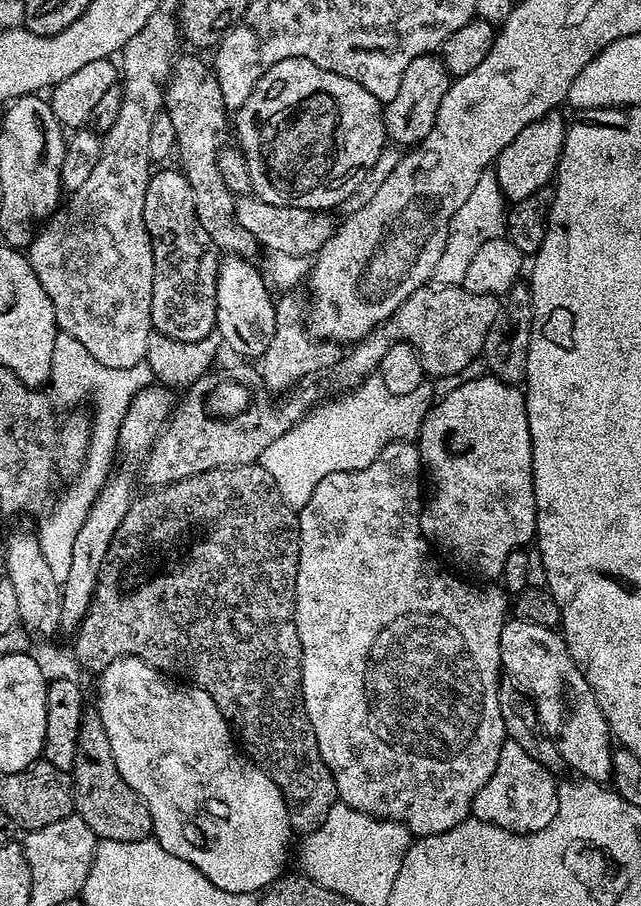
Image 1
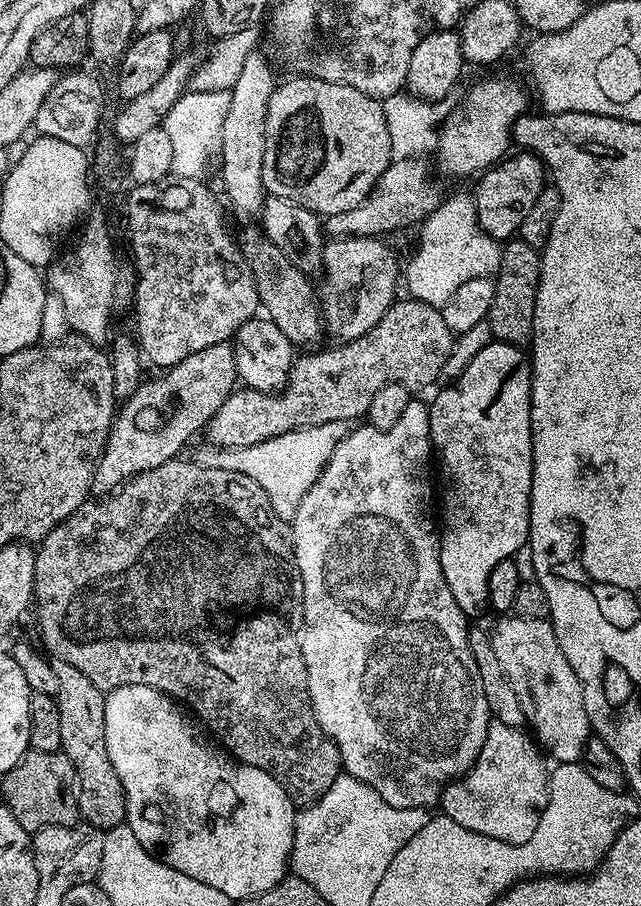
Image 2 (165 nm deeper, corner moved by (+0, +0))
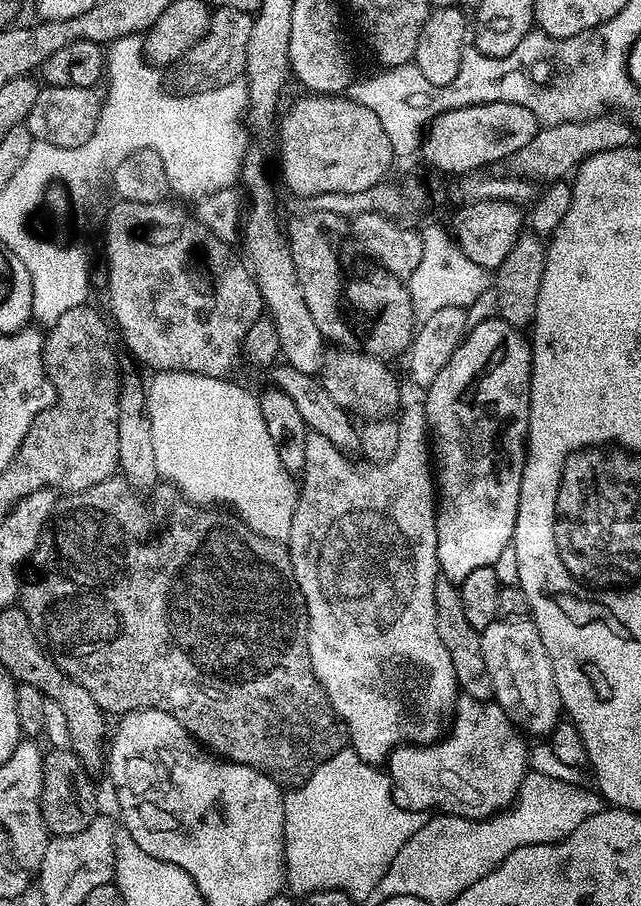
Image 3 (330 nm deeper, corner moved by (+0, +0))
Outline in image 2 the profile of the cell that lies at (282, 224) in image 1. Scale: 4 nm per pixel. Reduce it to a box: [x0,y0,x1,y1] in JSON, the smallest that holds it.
[323,158,442,237]

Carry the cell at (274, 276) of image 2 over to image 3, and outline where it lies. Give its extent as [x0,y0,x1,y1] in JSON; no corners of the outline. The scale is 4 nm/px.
[318,346,401,421]

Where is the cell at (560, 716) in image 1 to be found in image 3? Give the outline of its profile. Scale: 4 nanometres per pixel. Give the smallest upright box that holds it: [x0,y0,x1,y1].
[480,618,562,737]

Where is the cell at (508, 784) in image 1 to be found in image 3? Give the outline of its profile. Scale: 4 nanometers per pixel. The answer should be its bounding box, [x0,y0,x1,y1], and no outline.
[386,695,530,820]

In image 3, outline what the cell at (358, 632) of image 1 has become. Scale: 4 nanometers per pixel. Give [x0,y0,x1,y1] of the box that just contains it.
[286,403,458,766]

